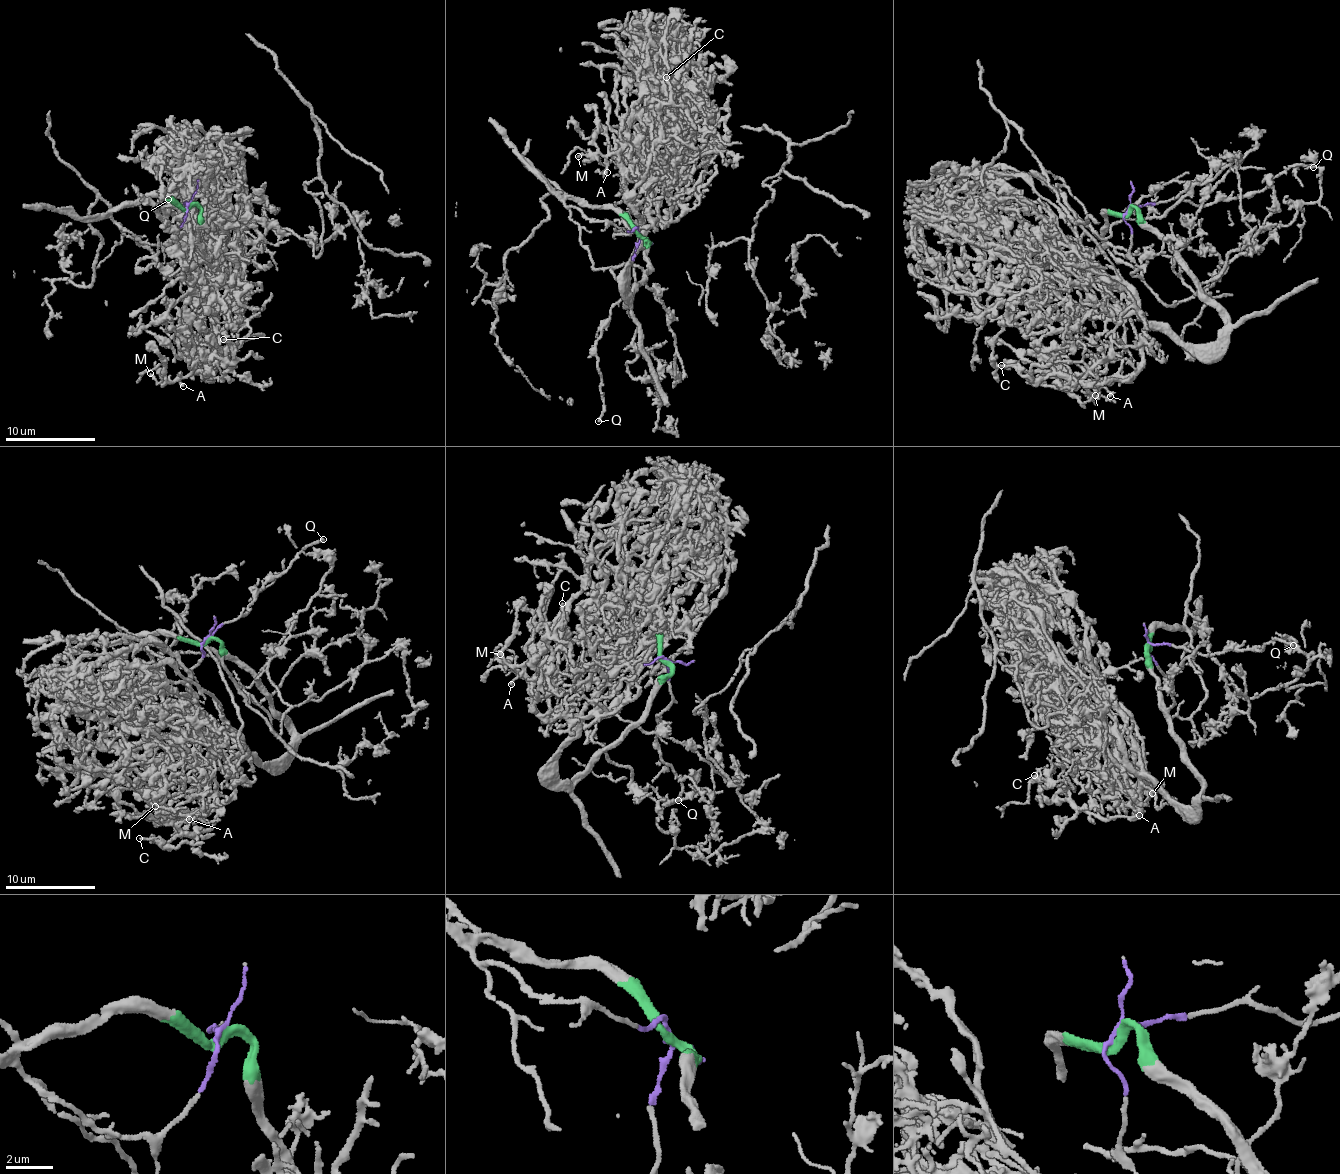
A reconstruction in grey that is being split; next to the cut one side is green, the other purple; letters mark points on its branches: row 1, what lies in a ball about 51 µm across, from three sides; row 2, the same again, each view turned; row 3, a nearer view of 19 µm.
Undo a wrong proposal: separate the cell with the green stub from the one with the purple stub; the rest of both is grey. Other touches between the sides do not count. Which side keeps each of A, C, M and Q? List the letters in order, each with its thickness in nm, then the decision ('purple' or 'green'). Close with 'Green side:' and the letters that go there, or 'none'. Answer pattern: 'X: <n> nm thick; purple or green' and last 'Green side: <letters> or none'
A: 220 nm thick; green
C: 180 nm thick; green
M: 160 nm thick; green
Q: 220 nm thick; purple
Green side: A, C, M

